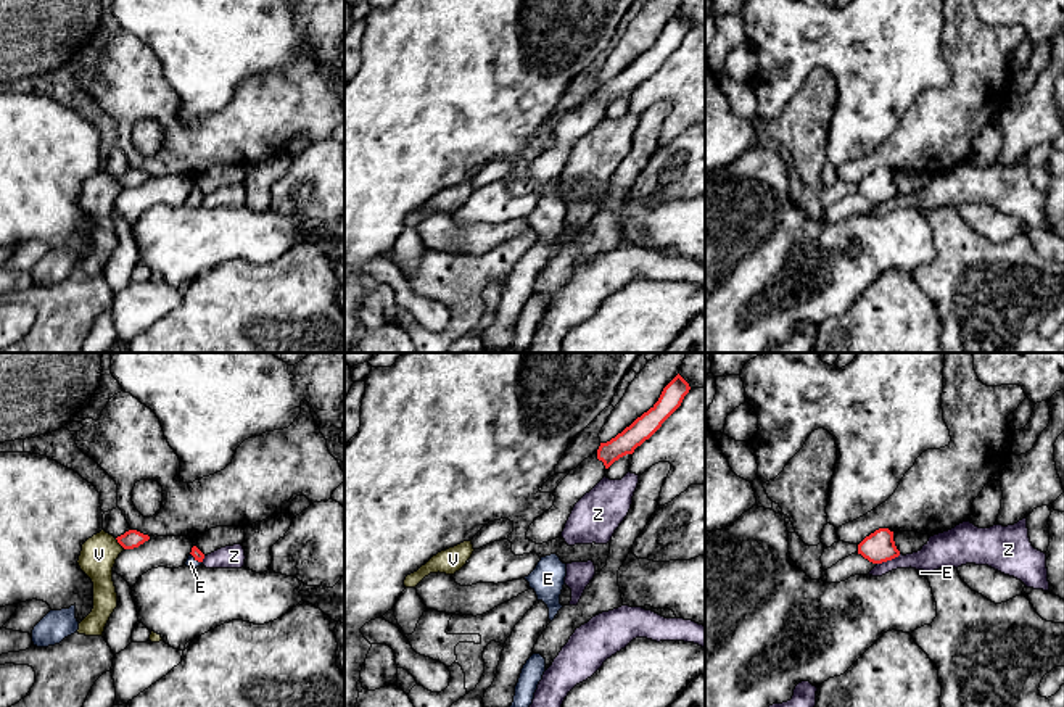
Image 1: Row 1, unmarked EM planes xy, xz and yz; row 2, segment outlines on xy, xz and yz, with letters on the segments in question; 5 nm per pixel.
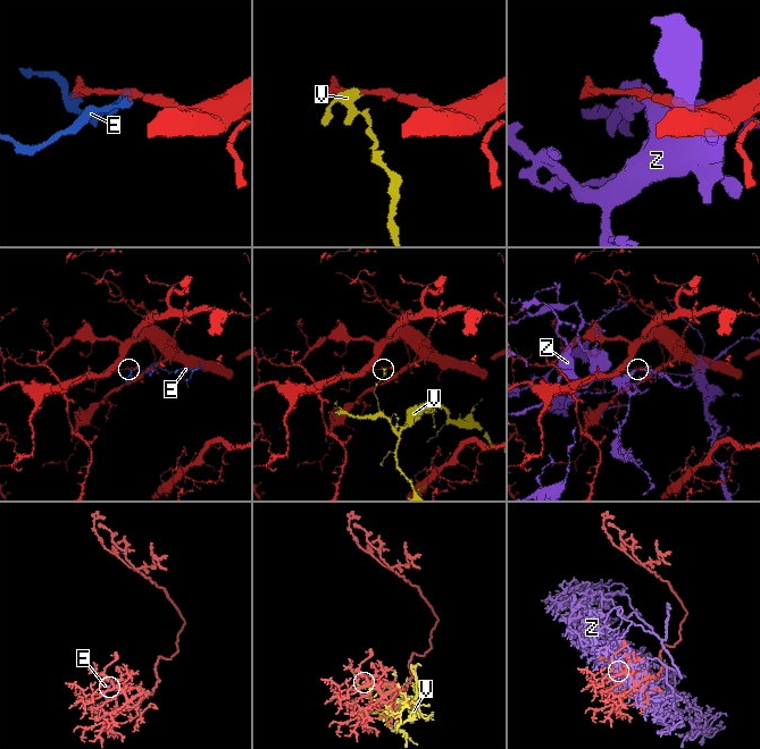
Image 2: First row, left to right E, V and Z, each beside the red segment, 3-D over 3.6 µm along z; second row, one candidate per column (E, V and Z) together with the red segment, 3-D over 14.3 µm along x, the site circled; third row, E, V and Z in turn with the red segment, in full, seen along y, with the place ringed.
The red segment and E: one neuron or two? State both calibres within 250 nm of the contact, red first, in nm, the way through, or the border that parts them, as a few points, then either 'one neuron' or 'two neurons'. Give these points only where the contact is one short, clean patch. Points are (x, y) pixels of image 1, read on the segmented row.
calibres 50 and 50 nm; way xy (198, 556), (197, 559), (190, 562); one neuron

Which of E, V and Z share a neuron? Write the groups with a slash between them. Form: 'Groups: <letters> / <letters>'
Groups: E / V / Z

